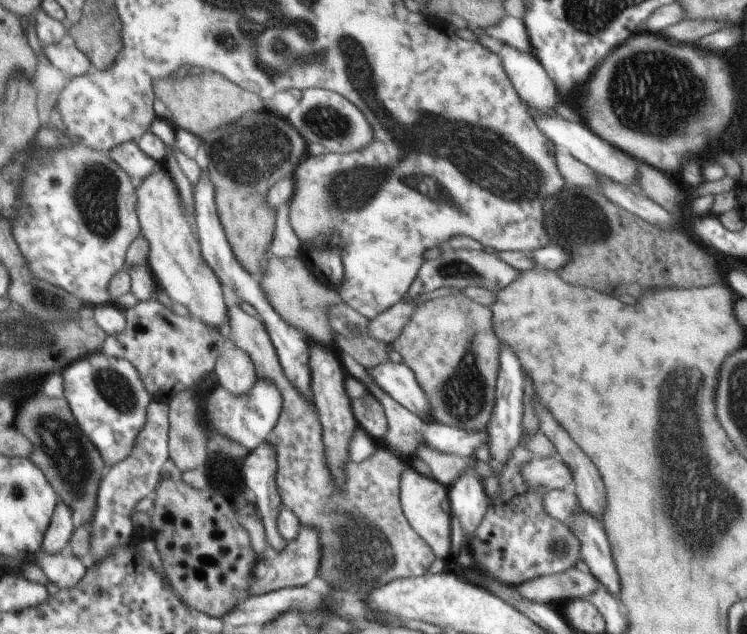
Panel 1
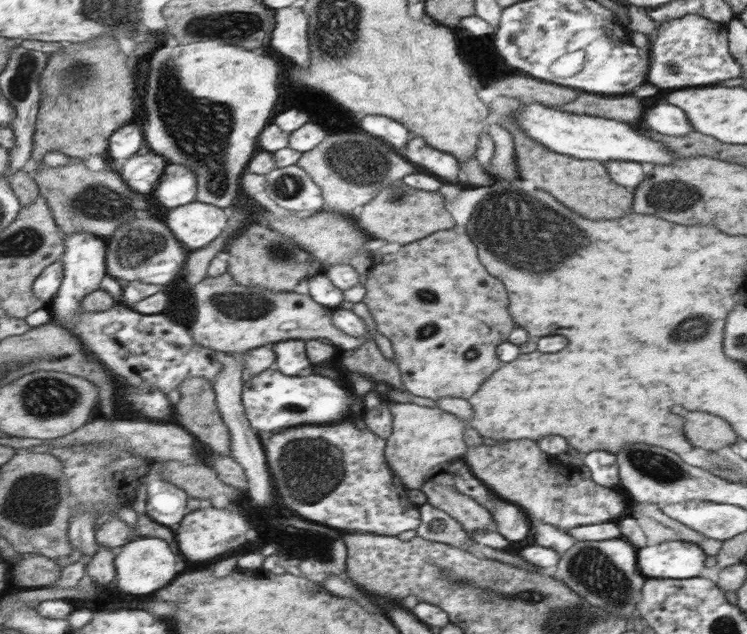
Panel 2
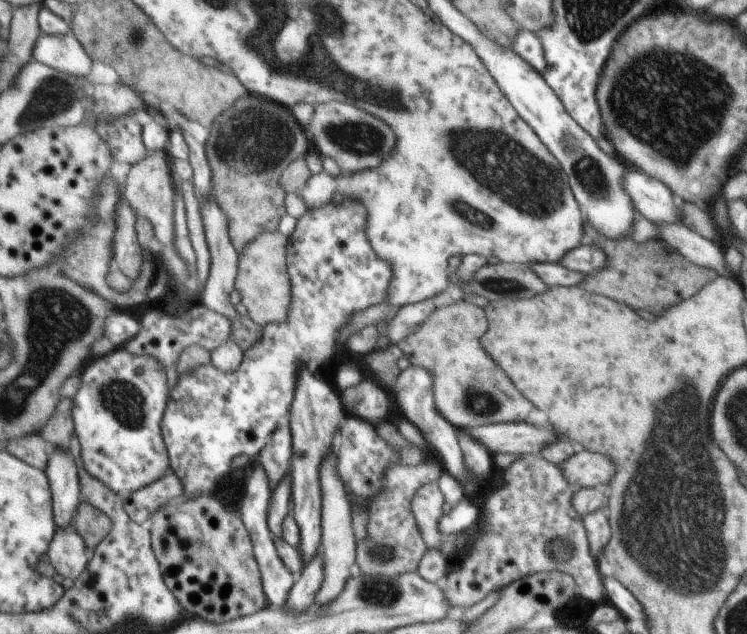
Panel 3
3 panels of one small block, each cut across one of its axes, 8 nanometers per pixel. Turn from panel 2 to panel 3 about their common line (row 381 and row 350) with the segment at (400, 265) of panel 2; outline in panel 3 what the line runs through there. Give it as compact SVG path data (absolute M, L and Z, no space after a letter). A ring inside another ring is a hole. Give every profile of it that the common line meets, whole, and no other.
M461 296L454 304L438 308L418 332L397 344L412 365L432 372L436 408L457 429L522 422L532 410L511 377L484 350L482 338L489 325L486 311Z

